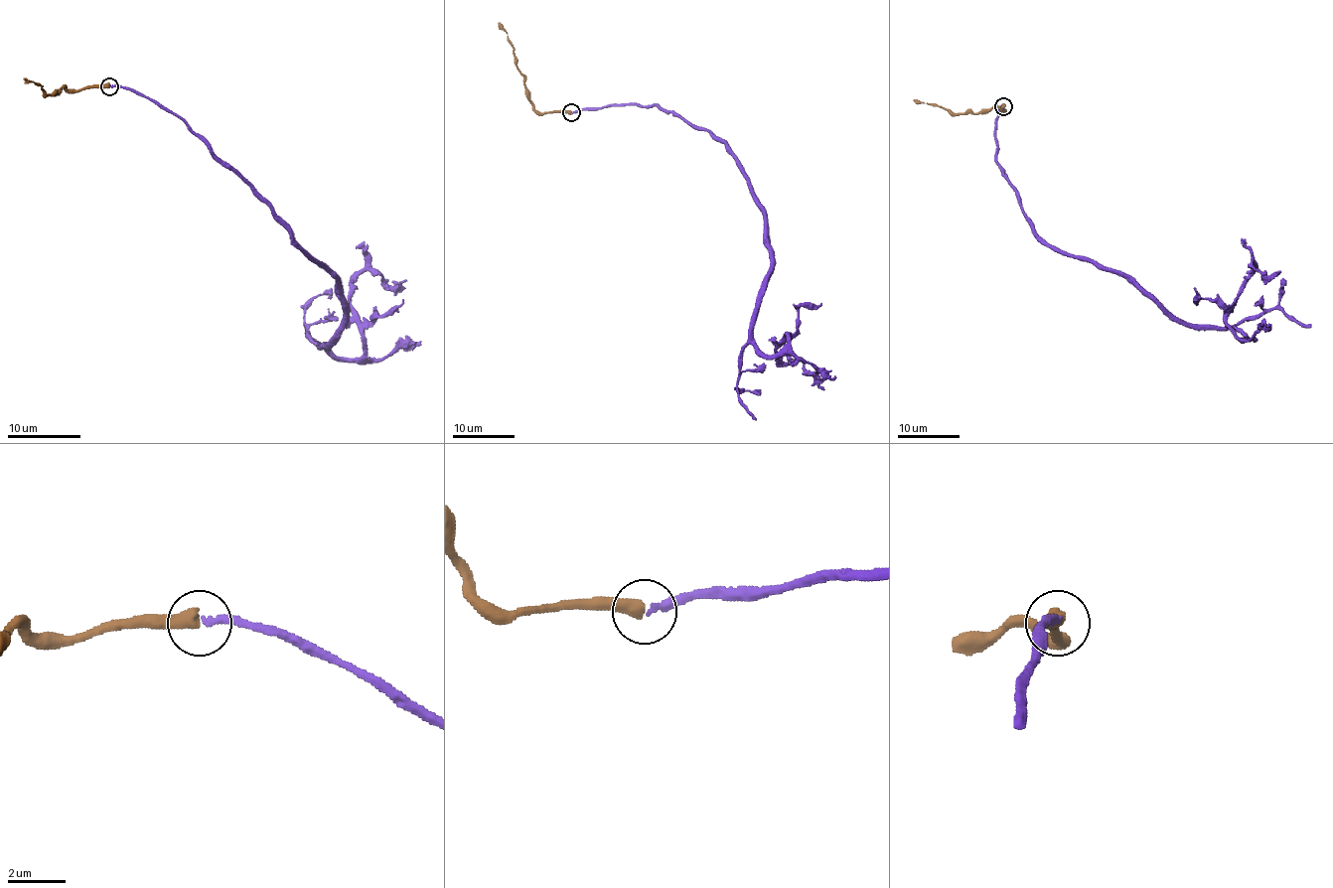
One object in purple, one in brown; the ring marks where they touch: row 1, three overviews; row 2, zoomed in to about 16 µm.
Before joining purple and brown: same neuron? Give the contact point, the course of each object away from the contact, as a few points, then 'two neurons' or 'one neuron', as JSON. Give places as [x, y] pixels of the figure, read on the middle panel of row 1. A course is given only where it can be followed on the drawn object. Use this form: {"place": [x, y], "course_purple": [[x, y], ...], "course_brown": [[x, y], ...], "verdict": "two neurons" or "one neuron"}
{"place": [571, 112], "course_purple": [[572, 112], [660, 106], [736, 158], [770, 252], [753, 343], [775, 356], [788, 335], [777, 356], [824, 389]], "course_brown": [[571, 112], [538, 112], [535, 109], [507, 32], [498, 22]], "verdict": "one neuron"}

